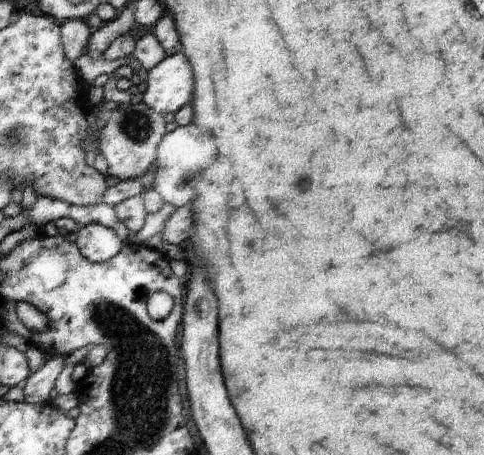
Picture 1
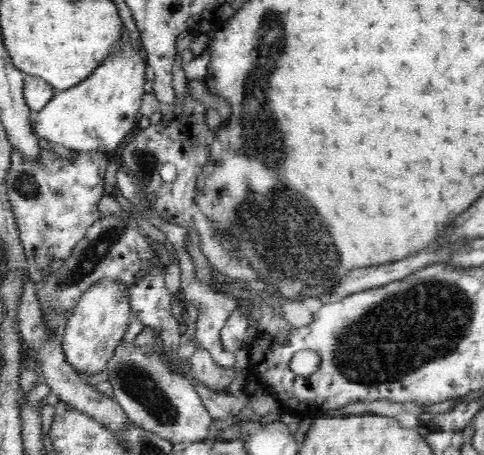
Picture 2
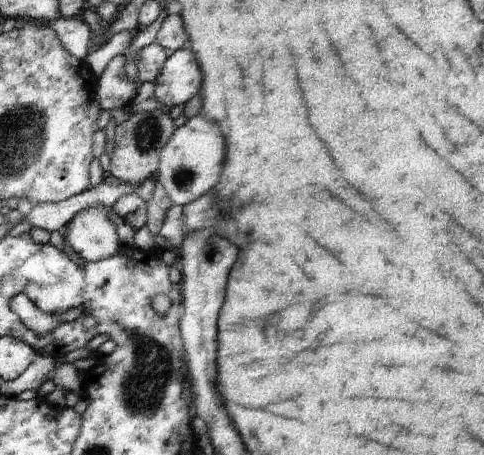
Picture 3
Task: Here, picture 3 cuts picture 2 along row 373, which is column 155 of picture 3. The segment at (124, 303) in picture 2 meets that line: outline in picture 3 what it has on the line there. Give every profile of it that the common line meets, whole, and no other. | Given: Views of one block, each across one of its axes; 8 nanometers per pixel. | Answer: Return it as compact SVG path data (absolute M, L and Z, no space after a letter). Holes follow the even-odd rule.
M179 50L161 68L153 82L153 100L165 110L185 108L201 90L201 70L191 50Z

